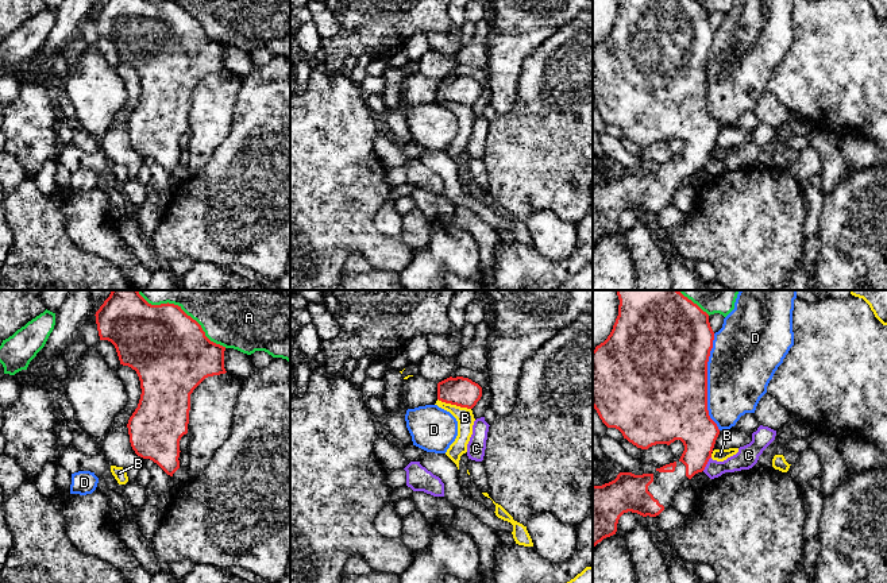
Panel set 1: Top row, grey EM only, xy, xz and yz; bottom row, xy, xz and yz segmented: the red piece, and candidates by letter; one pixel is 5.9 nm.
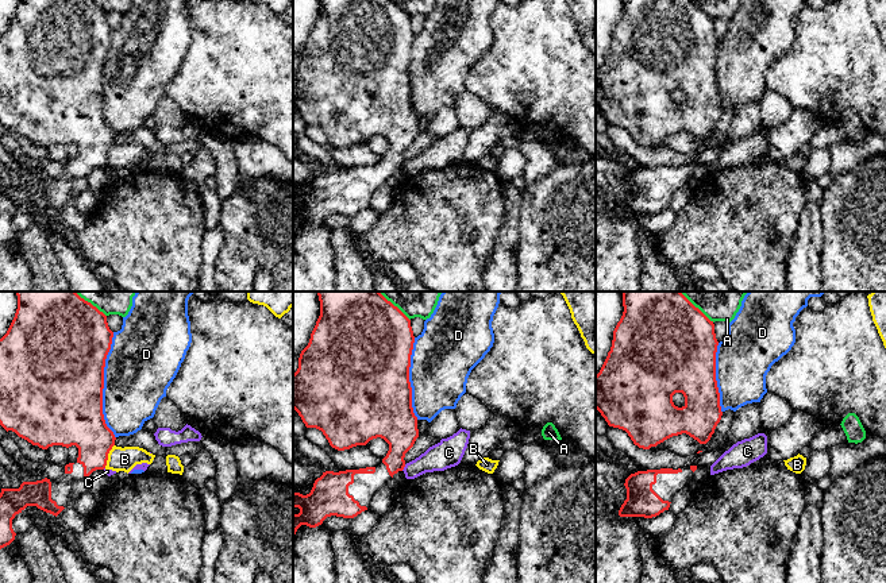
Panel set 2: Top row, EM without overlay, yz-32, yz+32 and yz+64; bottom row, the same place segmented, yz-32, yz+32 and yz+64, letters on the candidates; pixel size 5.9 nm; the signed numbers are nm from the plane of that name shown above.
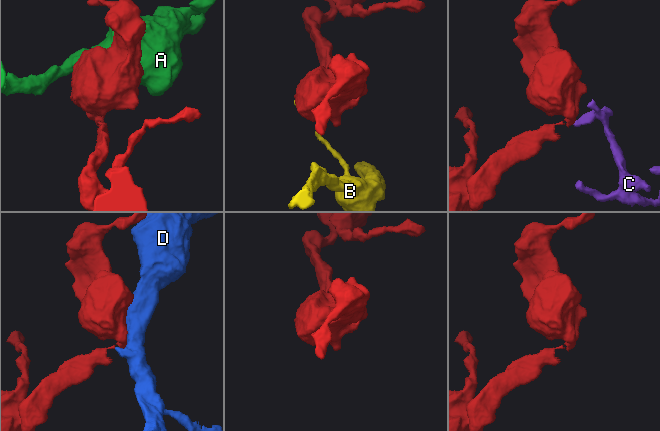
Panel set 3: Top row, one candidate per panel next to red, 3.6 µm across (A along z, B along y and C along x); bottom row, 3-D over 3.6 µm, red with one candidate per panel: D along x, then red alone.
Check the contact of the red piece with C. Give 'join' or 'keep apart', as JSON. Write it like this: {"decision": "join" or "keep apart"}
{"decision": "keep apart"}

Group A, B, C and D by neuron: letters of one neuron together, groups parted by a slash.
A / B / C / D

